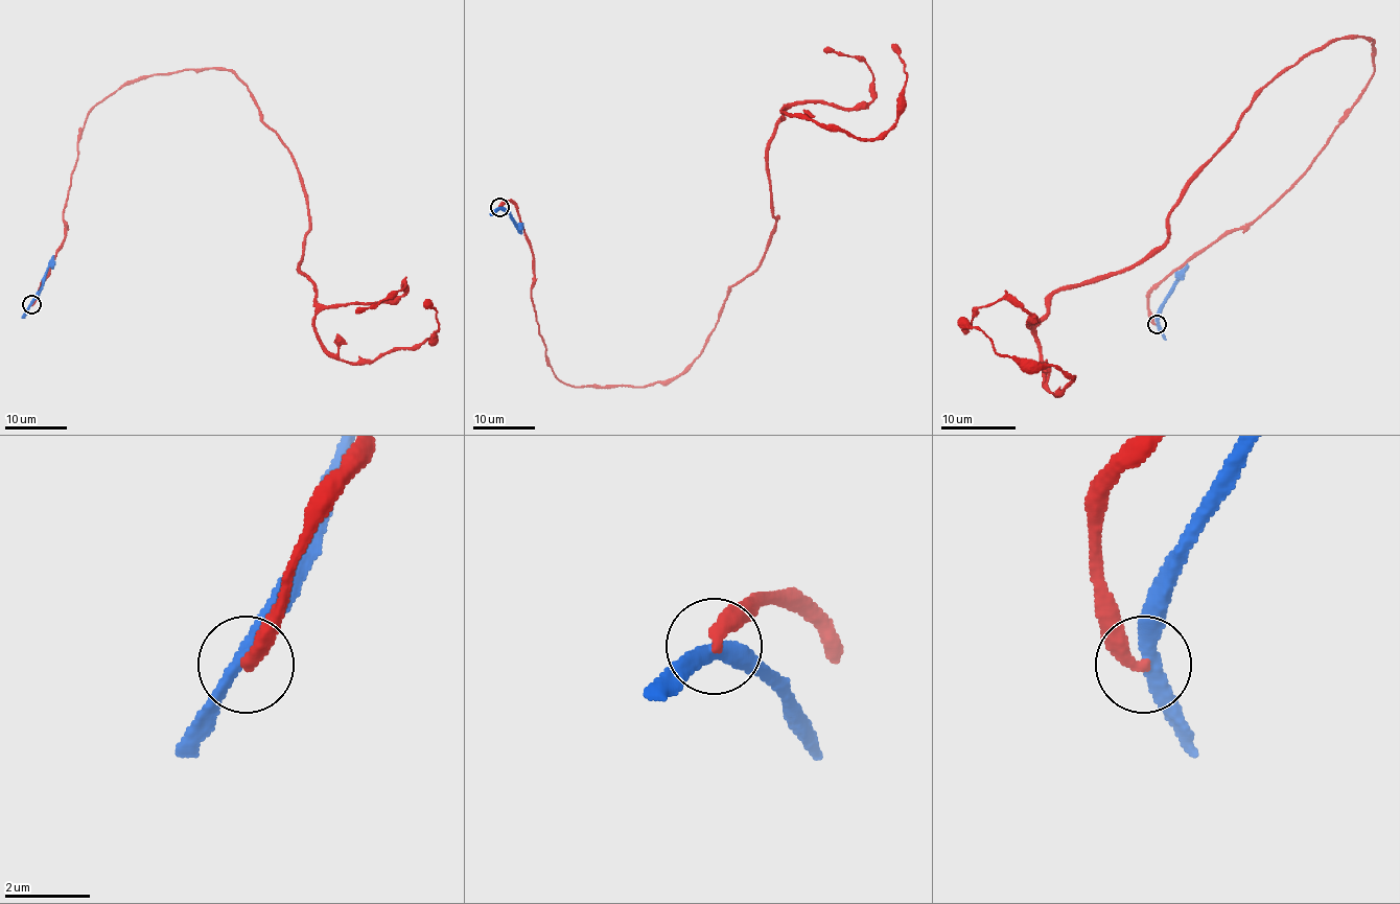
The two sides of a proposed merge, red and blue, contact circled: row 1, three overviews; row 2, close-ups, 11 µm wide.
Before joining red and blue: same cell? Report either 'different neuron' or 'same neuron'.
different neuron

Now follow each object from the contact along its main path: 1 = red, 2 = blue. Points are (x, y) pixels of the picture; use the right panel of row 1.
1: (1156, 324), (1304, 172), (1370, 38), (1285, 67), (1162, 246), (1051, 298), (1058, 393), (957, 321)
2: (1156, 324), (1172, 283), (1188, 264)

